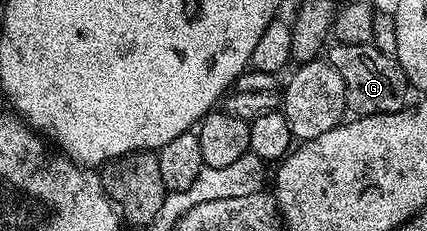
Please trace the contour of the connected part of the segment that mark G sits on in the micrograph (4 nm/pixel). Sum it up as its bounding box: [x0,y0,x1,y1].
[327,44,407,116]

